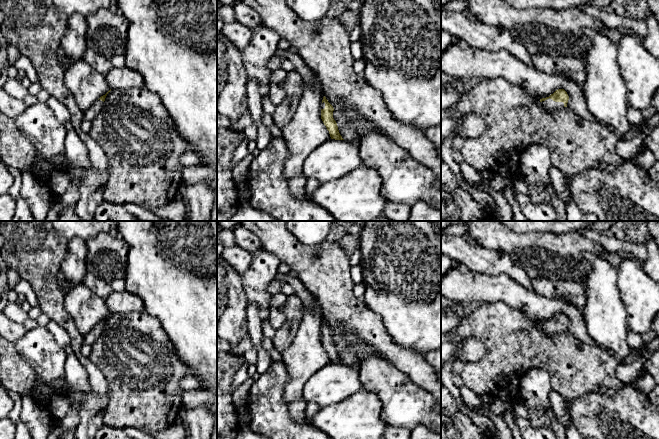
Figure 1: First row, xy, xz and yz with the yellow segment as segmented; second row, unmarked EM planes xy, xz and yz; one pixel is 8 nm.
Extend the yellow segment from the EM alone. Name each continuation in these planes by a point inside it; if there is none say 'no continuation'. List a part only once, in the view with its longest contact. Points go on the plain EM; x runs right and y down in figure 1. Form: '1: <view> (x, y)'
1: yz (549, 329)

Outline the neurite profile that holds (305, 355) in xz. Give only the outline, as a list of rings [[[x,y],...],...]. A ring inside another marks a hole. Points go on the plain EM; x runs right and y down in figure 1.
[[[287,277],[287,282],[303,306],[296,336],[281,352],[289,374],[284,388],[284,399],[290,404],[303,399],[303,389],[308,378],[331,361],[321,343],[324,318],[319,302],[298,278]]]

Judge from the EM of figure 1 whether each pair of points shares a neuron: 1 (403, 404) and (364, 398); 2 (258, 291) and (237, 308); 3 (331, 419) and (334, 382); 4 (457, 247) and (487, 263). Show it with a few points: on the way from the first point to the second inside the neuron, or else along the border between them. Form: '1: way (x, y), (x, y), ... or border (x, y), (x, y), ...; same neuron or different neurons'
1: border (362, 386), (378, 397), (380, 418), (386, 424); different neurons
2: border (240, 277), (243, 291), (248, 299); different neurons
3: border (353, 393), (321, 408); different neurons
4: way (464, 253), (480, 260); same neuron

